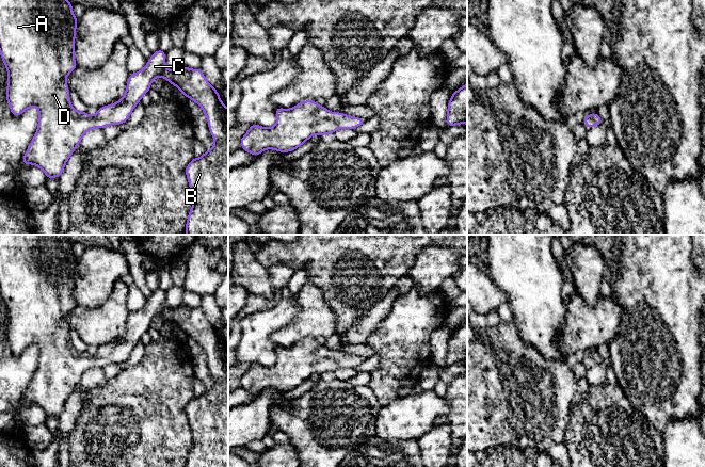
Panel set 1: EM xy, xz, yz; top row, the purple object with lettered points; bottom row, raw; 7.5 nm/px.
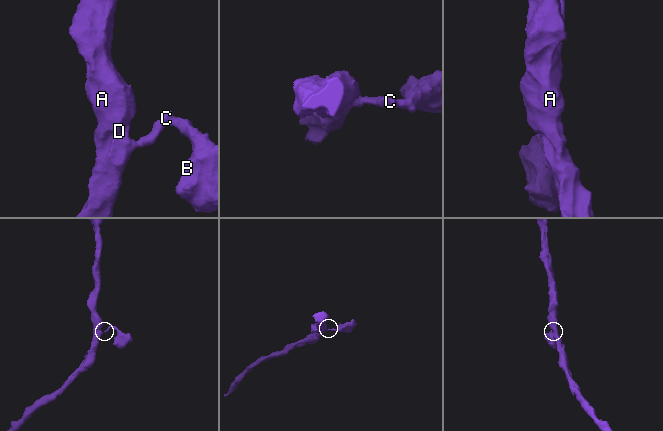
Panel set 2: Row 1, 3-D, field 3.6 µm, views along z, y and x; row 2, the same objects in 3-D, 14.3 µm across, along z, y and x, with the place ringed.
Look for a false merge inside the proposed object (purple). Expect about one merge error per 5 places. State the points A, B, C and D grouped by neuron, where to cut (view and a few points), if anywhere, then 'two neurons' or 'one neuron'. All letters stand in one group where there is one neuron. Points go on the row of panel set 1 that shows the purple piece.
A B C D; no cut; one neuron

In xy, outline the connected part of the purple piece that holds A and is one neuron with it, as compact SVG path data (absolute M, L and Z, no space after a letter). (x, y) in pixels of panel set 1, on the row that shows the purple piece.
M0 0L0 55L7 70L6 100L12 115L19 116L27 109L38 109L37 130L22 158L22 164L38 166L47 178L58 178L64 171L69 157L80 144L82 136L95 127L106 128L111 125L124 124L130 116L142 97L148 93L151 82L163 77L175 85L183 95L196 102L208 119L209 131L214 146L206 150L199 158L194 158L186 166L186 175L192 193L193 205L190 209L185 232L187 235L228 235L228 108L223 104L219 93L207 81L199 68L191 69L180 66L169 70L165 65L165 51L154 52L145 67L130 74L123 98L109 106L97 109L95 116L73 108L69 99L67 76L77 68L75 61L75 37L78 18L73 13L73 4L68 0Z

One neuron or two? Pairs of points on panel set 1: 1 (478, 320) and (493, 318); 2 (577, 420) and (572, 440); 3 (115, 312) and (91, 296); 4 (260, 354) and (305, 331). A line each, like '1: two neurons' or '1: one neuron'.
1: one neuron
2: one neuron
3: two neurons
4: two neurons

